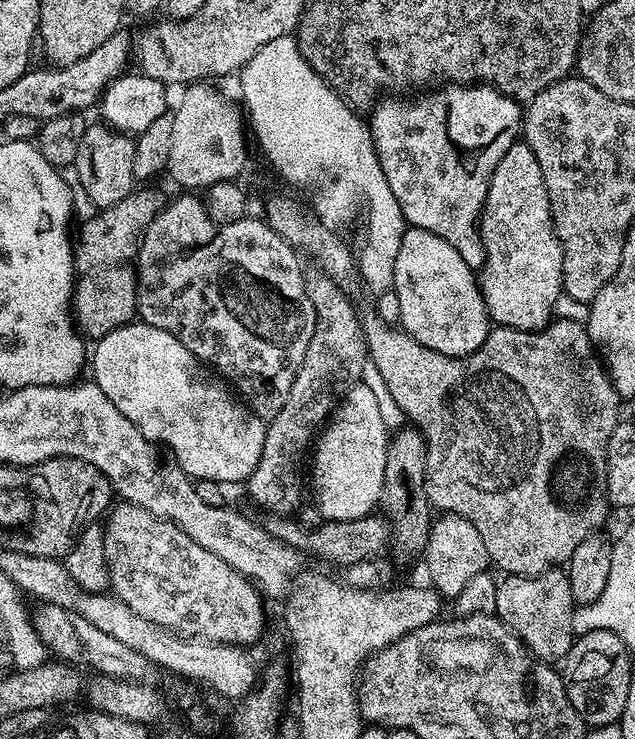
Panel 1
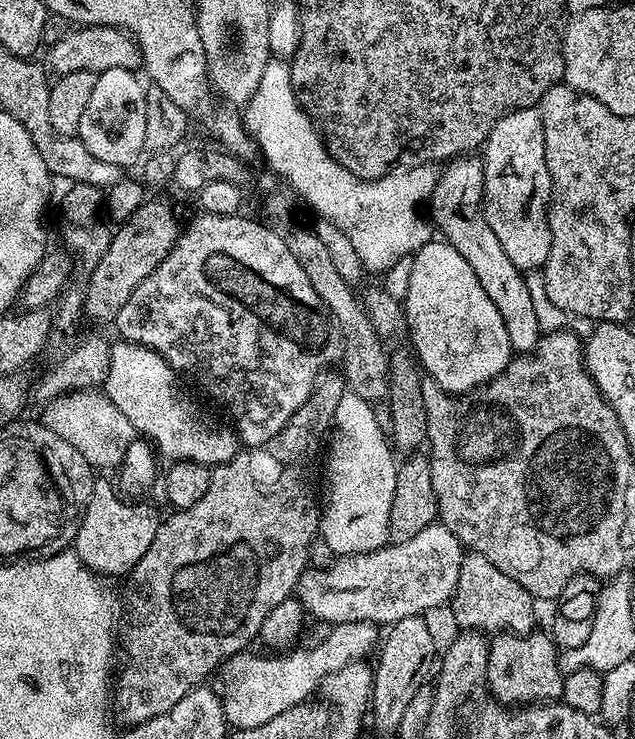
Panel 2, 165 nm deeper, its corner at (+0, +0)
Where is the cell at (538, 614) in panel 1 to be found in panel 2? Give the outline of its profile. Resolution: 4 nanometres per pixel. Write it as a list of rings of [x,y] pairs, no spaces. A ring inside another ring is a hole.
[[[540,630],[531,634],[513,634],[501,632],[491,637],[488,645],[488,682],[487,687],[497,696],[504,706],[527,706],[537,702],[556,702],[563,697],[565,673],[562,660],[558,655],[556,641],[551,635],[543,636]]]

